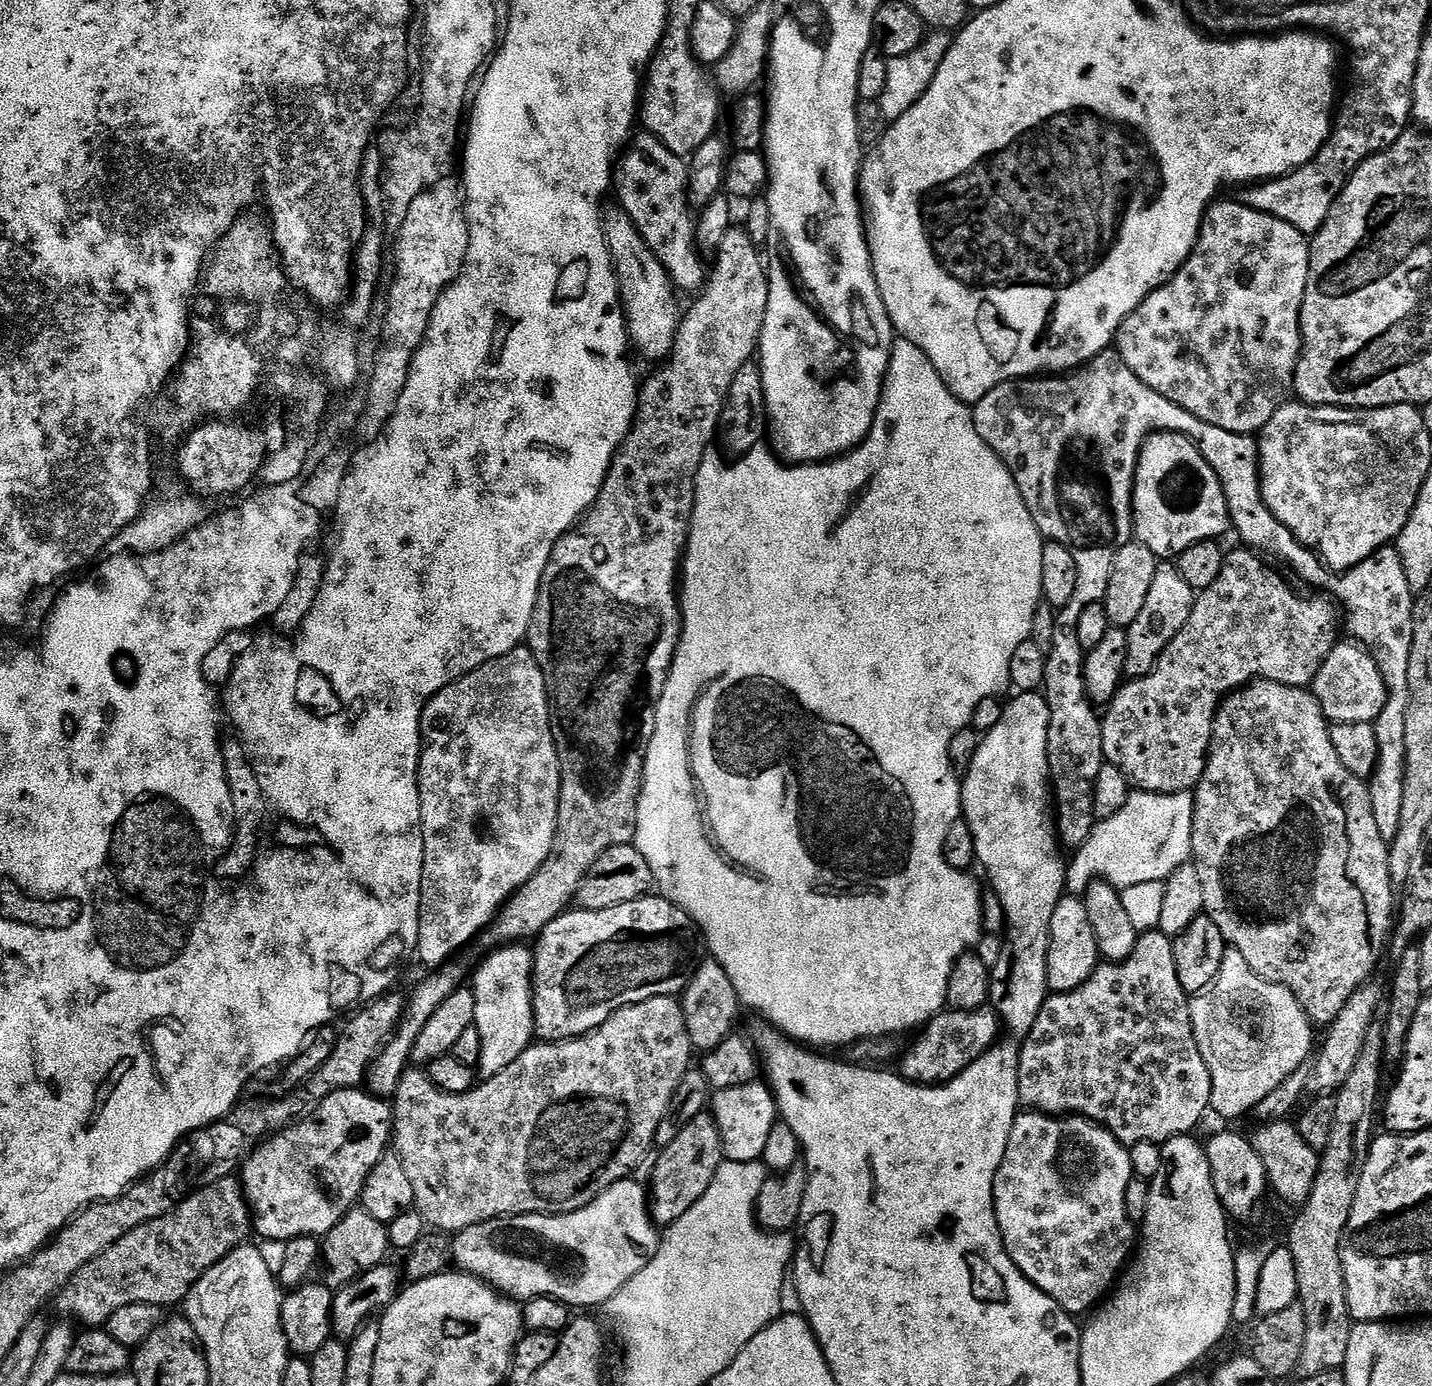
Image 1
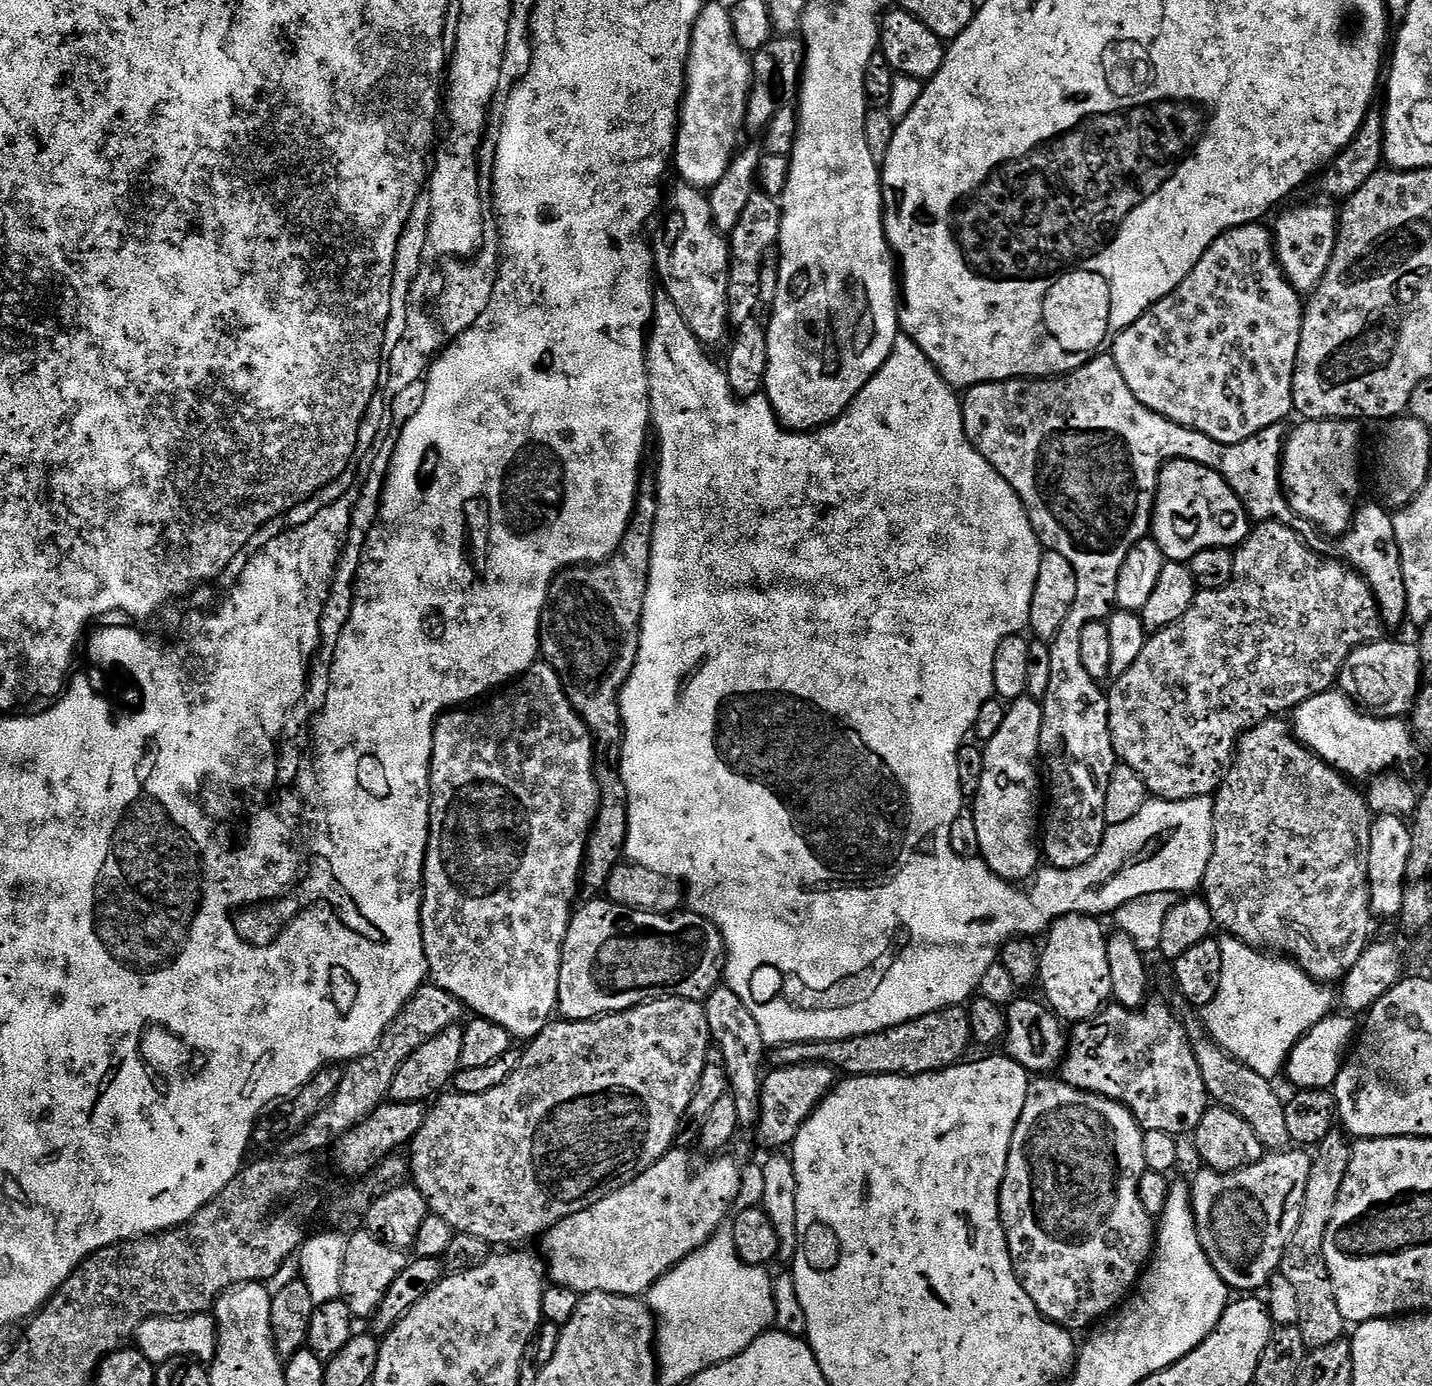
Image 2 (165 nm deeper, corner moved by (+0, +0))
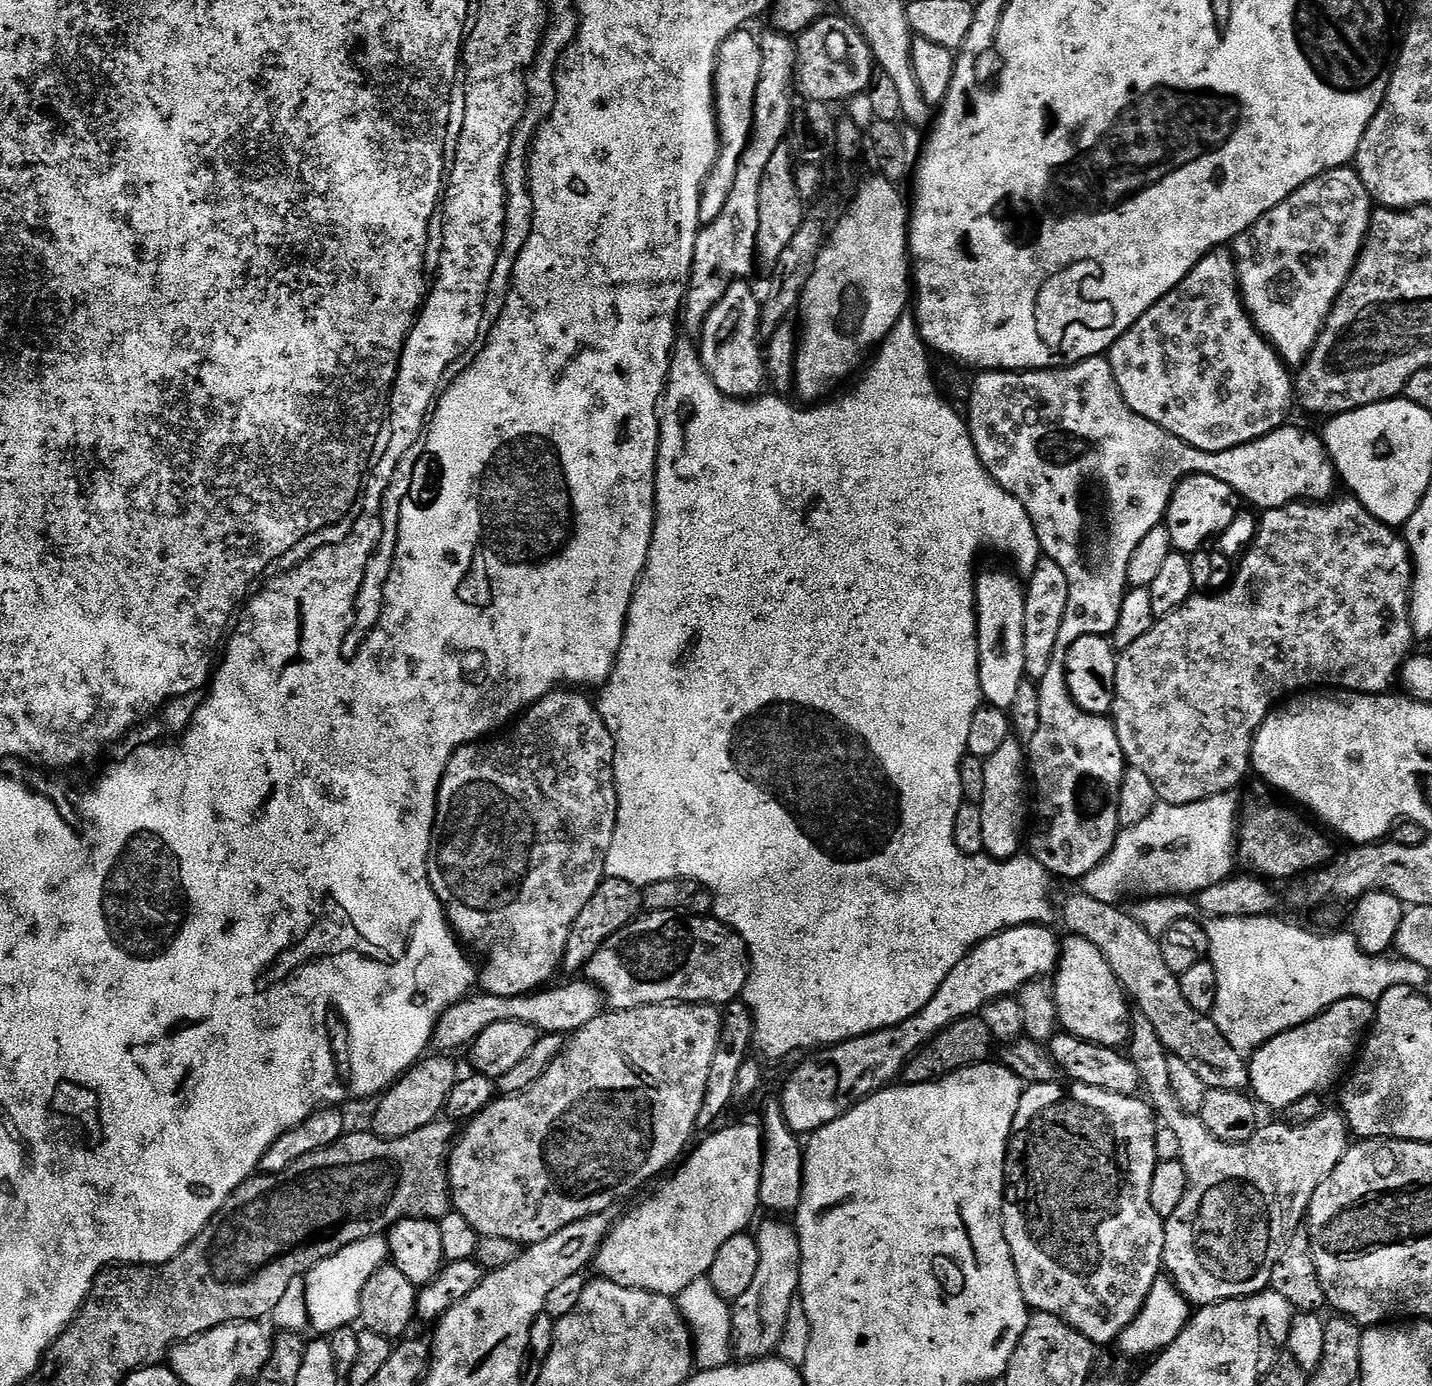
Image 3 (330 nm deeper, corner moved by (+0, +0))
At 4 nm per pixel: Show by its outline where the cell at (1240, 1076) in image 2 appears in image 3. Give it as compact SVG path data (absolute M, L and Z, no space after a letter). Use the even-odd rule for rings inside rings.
M1077 894L1064 900L1064 924L1069 928L1067 931L1071 935L1086 938L1086 942L1094 942L1094 946L1102 950L1106 962L1110 962L1110 970L1114 970L1114 974L1120 979L1125 993L1134 1001L1135 1007L1146 1014L1146 1018L1150 1018L1164 1049L1182 1062L1186 1062L1186 1066L1190 1066L1190 1070L1194 1070L1194 1074L1202 1078L1205 1088L1242 1092L1249 1087L1248 1060L1238 1050L1234 1050L1230 1042L1226 1042L1222 1030L1218 1030L1211 1015L1194 1010L1194 1006L1190 1006L1190 1002L1182 998L1179 975L1172 972L1170 966L1166 966L1166 958L1162 958L1159 939L1151 937L1132 914L1127 911L1124 913L1116 904L1098 902L1096 898Z

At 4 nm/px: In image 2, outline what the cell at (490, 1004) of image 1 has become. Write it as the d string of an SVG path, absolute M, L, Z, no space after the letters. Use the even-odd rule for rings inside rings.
M532 664L523 676L497 691L488 702L485 708L449 710L436 721L436 729L432 735L432 770L428 773L430 826L424 859L424 900L420 903L420 925L431 983L454 994L454 998L461 1000L469 1013L481 1020L498 1022L498 1026L502 1026L502 1030L506 1030L517 1041L527 1042L550 1023L557 1011L562 946L577 903L576 892L578 896L582 888L588 835L592 832L592 825L596 823L596 815L600 809L600 781L596 778L598 745L586 722L582 722L582 718L566 698L564 684L549 664Z

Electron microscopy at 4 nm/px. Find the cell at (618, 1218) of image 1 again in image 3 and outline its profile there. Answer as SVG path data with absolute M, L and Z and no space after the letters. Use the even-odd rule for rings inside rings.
M759 1123L732 1124L729 1128L719 1128L709 1131L705 1135L709 1136L683 1157L679 1167L653 1196L634 1205L621 1220L619 1217L613 1223L608 1237L600 1243L594 1261L594 1268L600 1271L597 1273L603 1279L618 1286L676 1298L686 1290L686 1286L707 1277L710 1266L714 1266L714 1254L718 1254L722 1242L734 1238L734 1234L749 1231L748 1223L757 1219L756 1212L760 1208L758 1182L764 1153L762 1128Z

